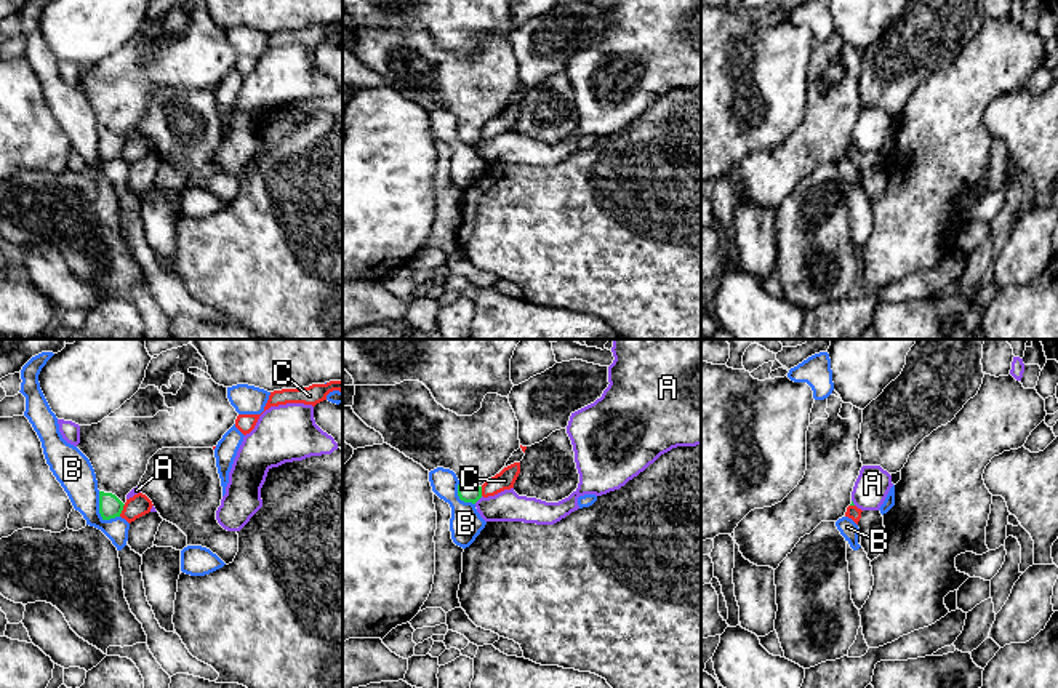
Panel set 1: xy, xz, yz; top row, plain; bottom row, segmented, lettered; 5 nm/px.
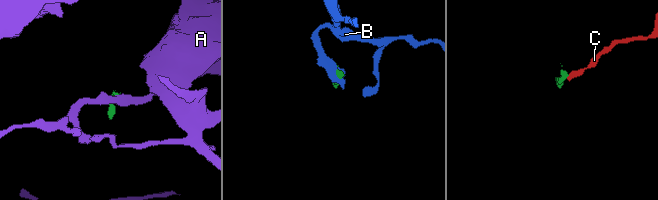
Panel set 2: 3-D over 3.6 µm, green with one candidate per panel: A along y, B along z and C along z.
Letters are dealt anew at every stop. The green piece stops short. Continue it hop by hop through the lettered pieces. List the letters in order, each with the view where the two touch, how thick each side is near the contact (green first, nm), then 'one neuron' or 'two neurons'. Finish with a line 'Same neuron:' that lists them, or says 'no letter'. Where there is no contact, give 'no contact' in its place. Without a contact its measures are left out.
A: xz | 100/160 nm | two neurons
B: xy | 110/190 nm | two neurons
C: xy | 110/110 nm | two neurons
Same neuron: no letter

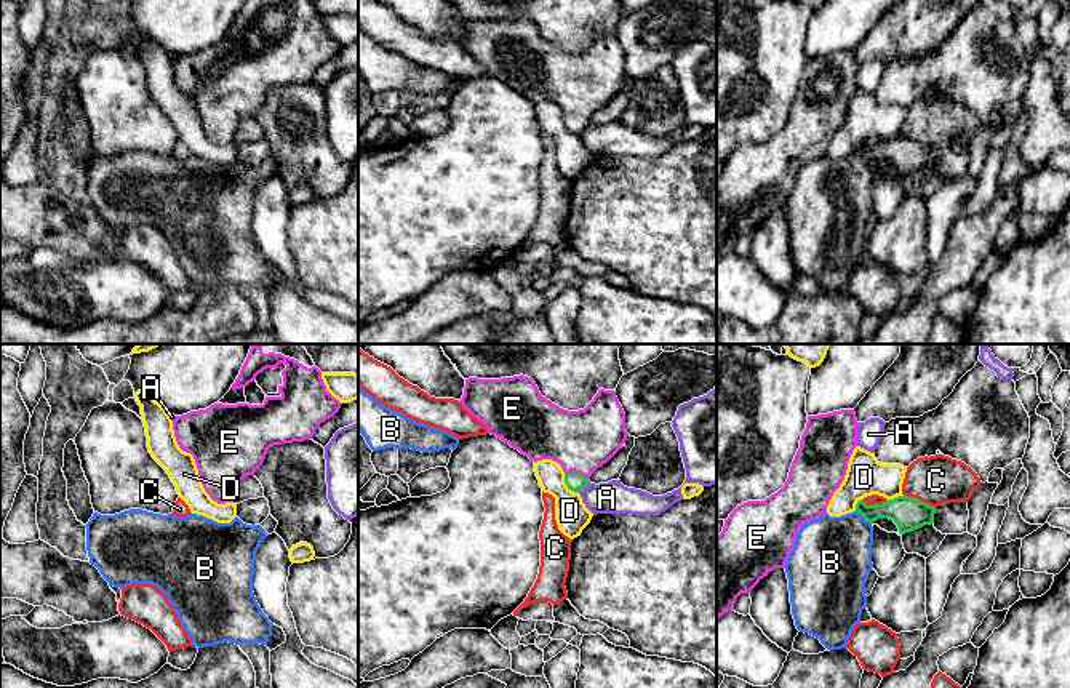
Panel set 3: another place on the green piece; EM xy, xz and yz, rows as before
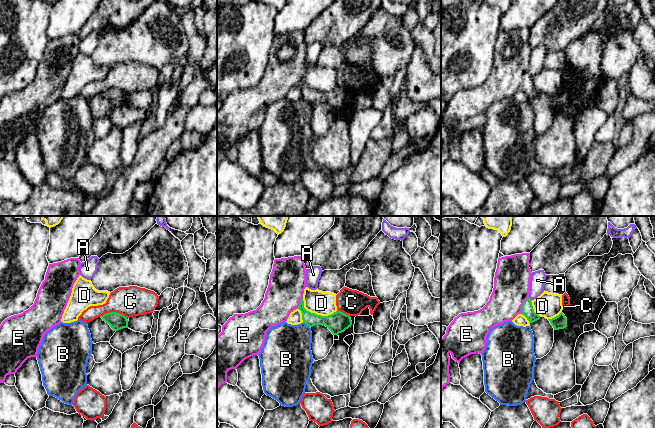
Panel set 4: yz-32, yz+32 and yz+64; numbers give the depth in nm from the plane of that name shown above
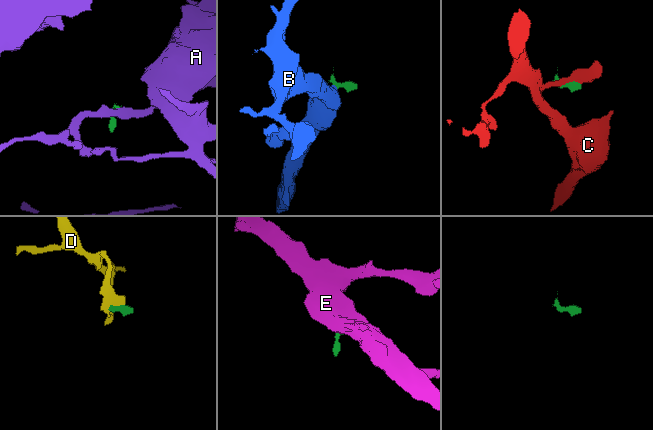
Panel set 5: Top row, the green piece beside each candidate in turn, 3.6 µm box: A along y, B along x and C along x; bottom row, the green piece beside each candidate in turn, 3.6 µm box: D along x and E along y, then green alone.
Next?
A: xz | 90/160 nm | two neurons
B: yz | 170/380 nm | two neurons
C: yz | 170/240 nm | two neurons
D: xz | 90/170 nm | two neurons
E: xz | 90/320 nm | one neuron
Same neuron: E

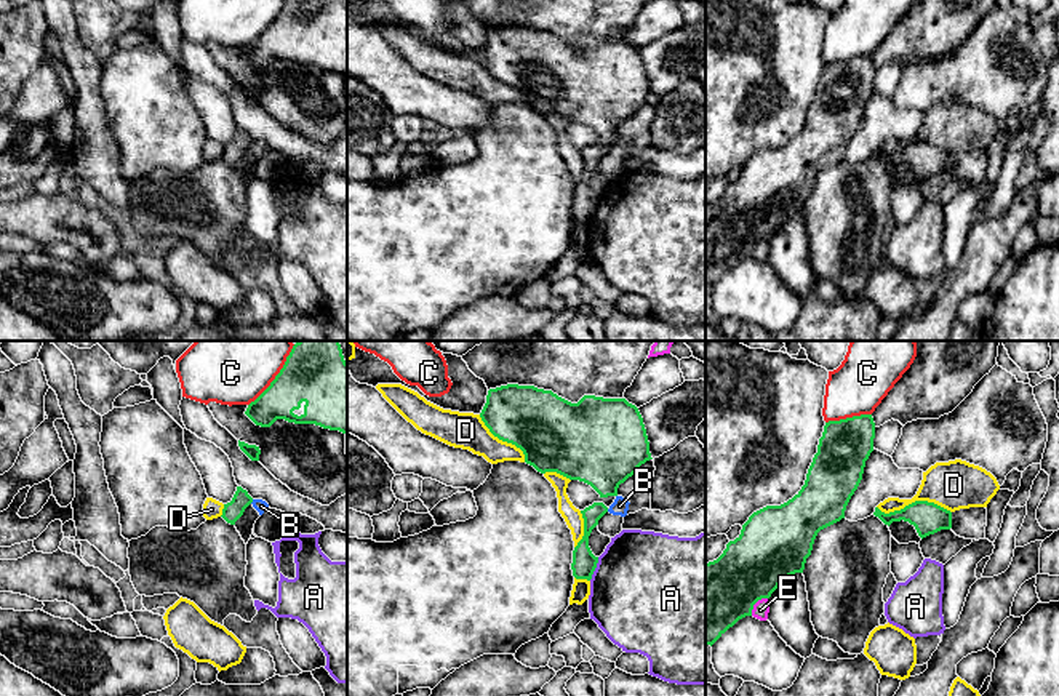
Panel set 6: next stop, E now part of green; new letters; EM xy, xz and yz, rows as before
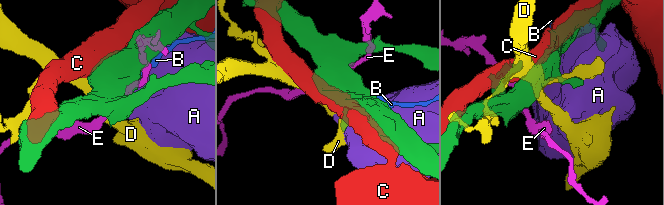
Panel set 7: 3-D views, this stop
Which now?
A: xz | 120/500 nm | two neurons
B: xy | 100/70 nm | two neurons
C: xy | 320/480 nm | two neurons
D: yz | 160/240 nm | two neurons
E: yz | 360/80 nm | two neurons
Same neuron: no letter

